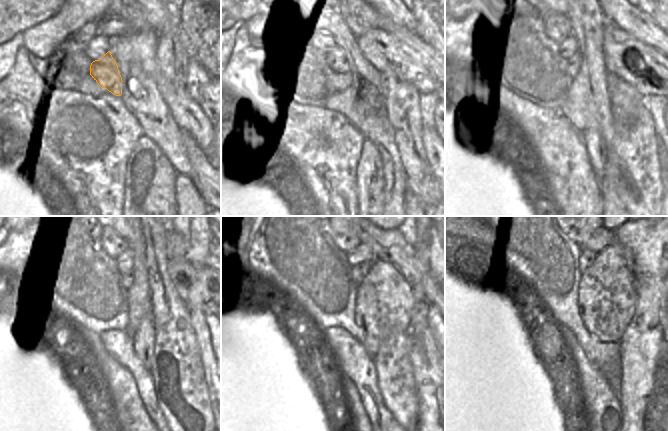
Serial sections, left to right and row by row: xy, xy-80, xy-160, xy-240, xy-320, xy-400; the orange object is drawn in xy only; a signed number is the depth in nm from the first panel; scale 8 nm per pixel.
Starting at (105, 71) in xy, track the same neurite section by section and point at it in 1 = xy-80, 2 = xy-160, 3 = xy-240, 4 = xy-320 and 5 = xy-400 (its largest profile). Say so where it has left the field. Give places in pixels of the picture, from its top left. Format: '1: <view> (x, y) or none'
1: xy-80 (334, 57)
2: xy-160 (569, 46)
3: xy-240 (125, 261)
4: xy-320 (362, 253)
5: xy-400 (602, 238)

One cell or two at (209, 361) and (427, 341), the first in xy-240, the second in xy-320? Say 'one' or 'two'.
one

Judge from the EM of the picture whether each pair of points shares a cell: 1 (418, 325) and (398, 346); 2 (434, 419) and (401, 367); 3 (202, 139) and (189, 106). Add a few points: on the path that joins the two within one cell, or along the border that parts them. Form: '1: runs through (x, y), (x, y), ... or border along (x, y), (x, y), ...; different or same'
1: border along (410, 333), (415, 340); different
2: border along (412, 367), (418, 413); different
3: runs through (202, 131), (193, 120), (193, 114); same

